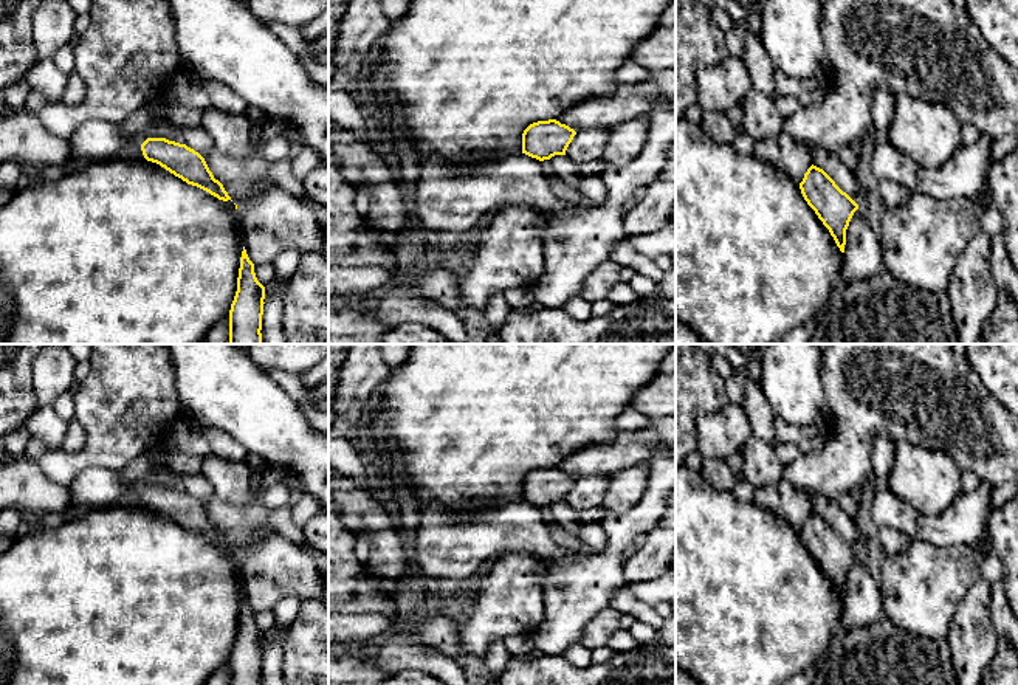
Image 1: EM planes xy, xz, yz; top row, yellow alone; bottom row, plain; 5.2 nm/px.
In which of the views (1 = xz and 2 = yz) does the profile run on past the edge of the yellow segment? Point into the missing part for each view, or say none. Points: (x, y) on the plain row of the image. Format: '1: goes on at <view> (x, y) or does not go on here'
1: does not go on here
2: does not go on here

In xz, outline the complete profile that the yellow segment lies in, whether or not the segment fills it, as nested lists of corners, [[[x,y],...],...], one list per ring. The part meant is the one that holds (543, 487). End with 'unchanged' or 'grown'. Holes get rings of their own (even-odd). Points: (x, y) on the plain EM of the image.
[[[556,466],[530,471],[522,480],[522,501],[539,508],[566,502],[576,479]]]; unchanged

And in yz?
[[[810,513],[800,530],[801,541],[844,600],[846,577],[858,552],[820,515]]]; unchanged

